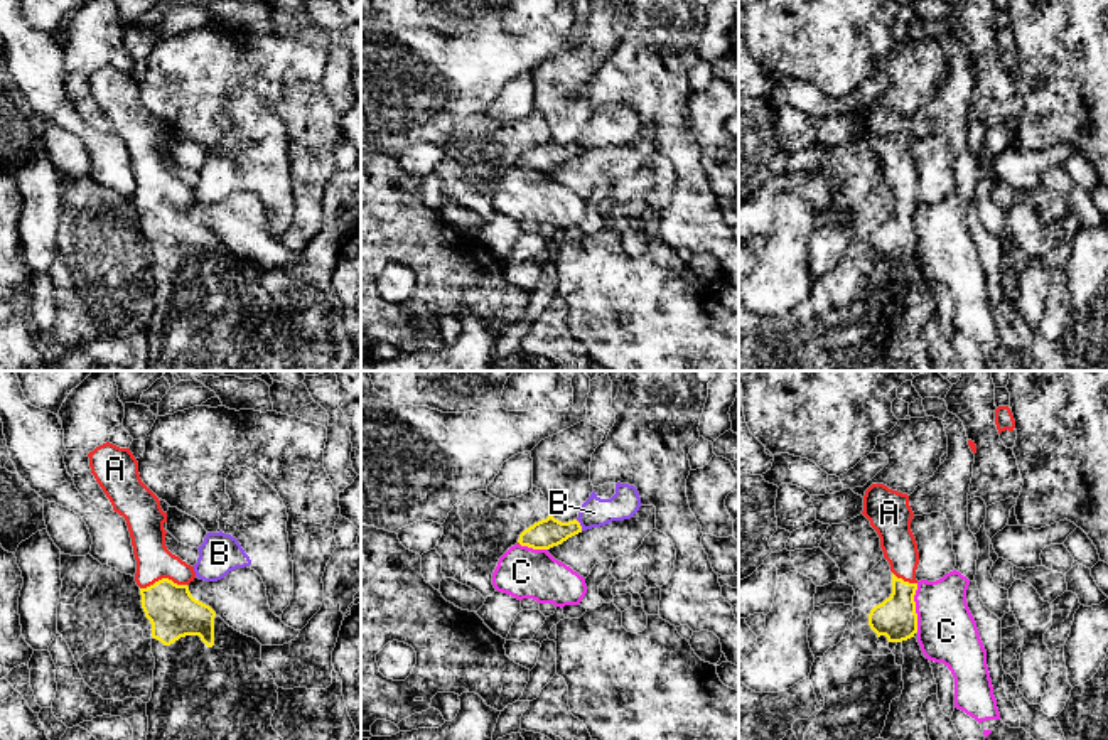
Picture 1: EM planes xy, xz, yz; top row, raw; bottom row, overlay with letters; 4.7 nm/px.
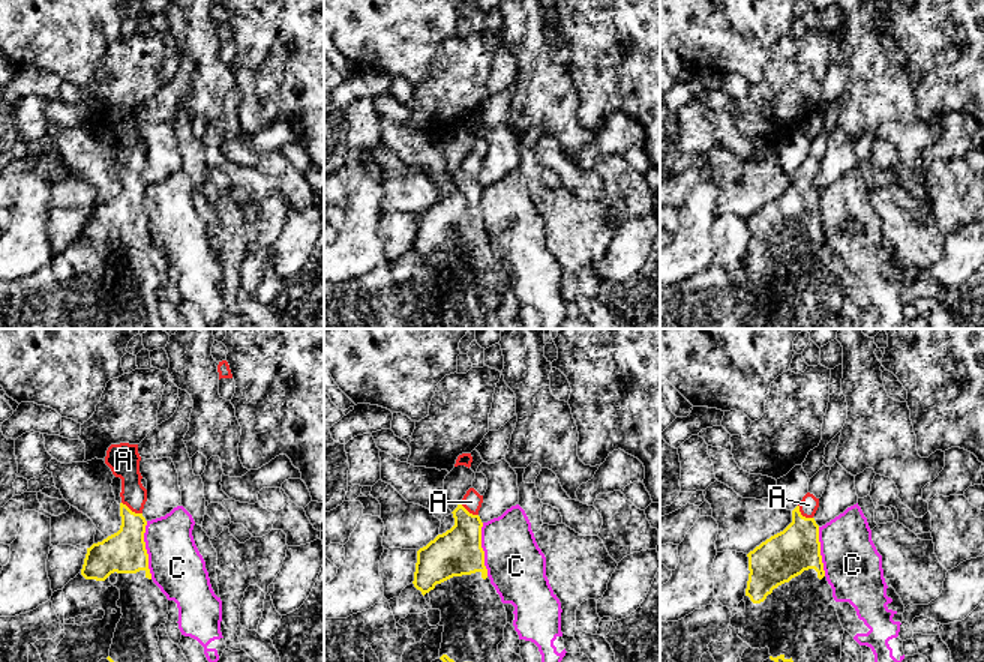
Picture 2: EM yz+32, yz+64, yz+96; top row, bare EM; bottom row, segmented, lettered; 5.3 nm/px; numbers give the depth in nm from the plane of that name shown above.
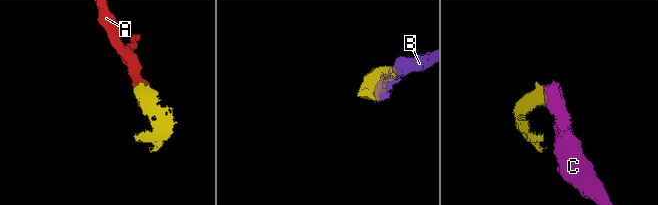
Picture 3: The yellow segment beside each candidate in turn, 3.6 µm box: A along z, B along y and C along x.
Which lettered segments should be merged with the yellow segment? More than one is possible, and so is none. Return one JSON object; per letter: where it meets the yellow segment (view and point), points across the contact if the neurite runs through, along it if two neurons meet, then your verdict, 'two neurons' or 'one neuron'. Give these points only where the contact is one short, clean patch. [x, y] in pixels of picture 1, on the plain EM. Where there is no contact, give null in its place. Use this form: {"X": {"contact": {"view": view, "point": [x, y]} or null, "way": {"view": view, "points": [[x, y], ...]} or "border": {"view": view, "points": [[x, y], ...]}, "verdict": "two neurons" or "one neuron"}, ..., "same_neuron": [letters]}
{"A": {"contact": {"view": "xy", "point": [162, 201]}, "way": {"view": "xy", "points": [[172, 233], [166, 223], [162, 201], [154, 184]]}, "verdict": "one neuron"}, "B": {"contact": {"view": "xz", "point": [579, 147]}, "verdict": "two neurons"}, "C": {"contact": {"view": "yz", "point": [914, 230]}, "border": {"view": "yz", "points": [[918, 206], [914, 218], [916, 253]]}, "verdict": "two neurons"}, "same_neuron": ["A"]}

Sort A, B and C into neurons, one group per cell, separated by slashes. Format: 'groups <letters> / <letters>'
groups A / B / C

